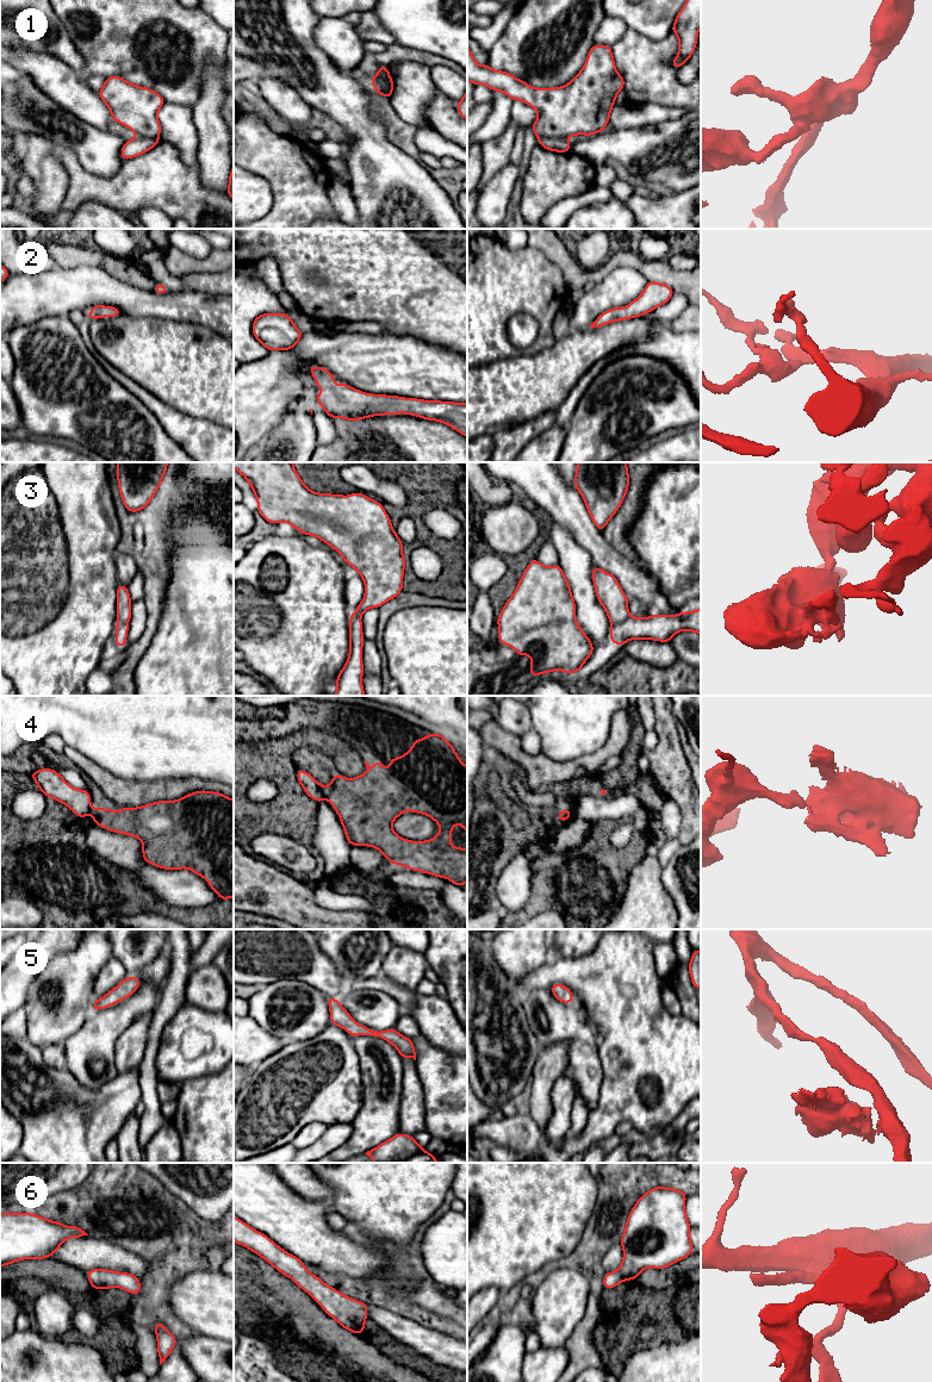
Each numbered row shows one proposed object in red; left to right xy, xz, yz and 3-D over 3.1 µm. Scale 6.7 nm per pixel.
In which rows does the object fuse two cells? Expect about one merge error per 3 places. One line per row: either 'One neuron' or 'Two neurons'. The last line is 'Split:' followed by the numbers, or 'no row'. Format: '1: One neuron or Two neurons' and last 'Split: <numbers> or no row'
1: Two neurons
2: One neuron
3: Two neurons
4: Two neurons
5: One neuron
6: One neuron
Split: 1, 3, 4

